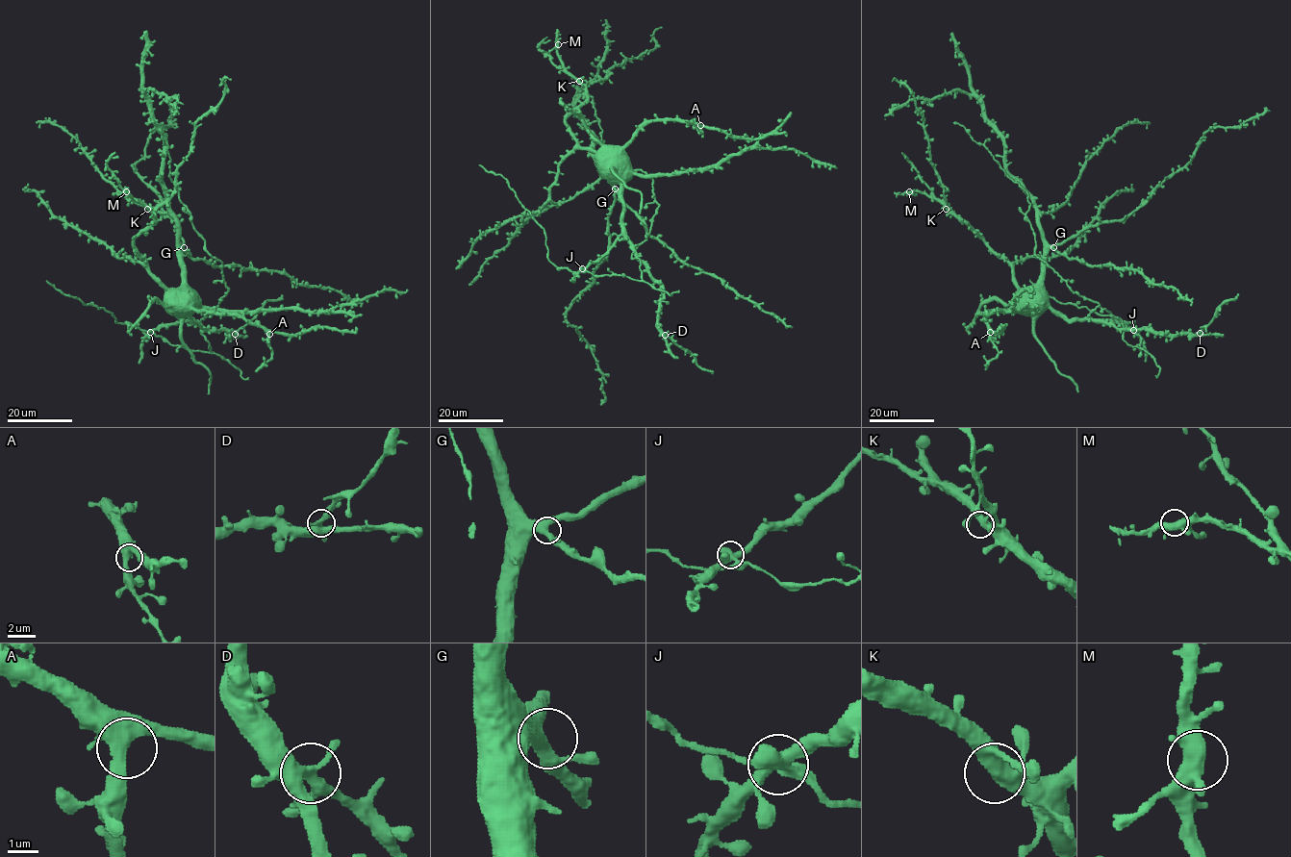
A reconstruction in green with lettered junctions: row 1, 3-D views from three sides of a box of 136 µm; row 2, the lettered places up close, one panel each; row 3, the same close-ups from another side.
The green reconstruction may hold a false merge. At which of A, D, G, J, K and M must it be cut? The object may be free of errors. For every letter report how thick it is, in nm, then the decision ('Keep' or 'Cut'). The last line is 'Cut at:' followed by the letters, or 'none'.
A: Thickness 420 nm. Keep
D: Thickness 400 nm. Keep
G: Thickness 440 nm. Keep
J: Thickness 440 nm. Keep
K: Thickness 440 nm. Keep
M: Thickness 440 nm. Keep
Cut at: none

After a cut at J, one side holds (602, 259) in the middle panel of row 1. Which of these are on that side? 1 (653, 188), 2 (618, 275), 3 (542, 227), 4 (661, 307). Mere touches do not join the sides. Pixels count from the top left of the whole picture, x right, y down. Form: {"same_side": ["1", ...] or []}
{"same_side": ["4"]}

